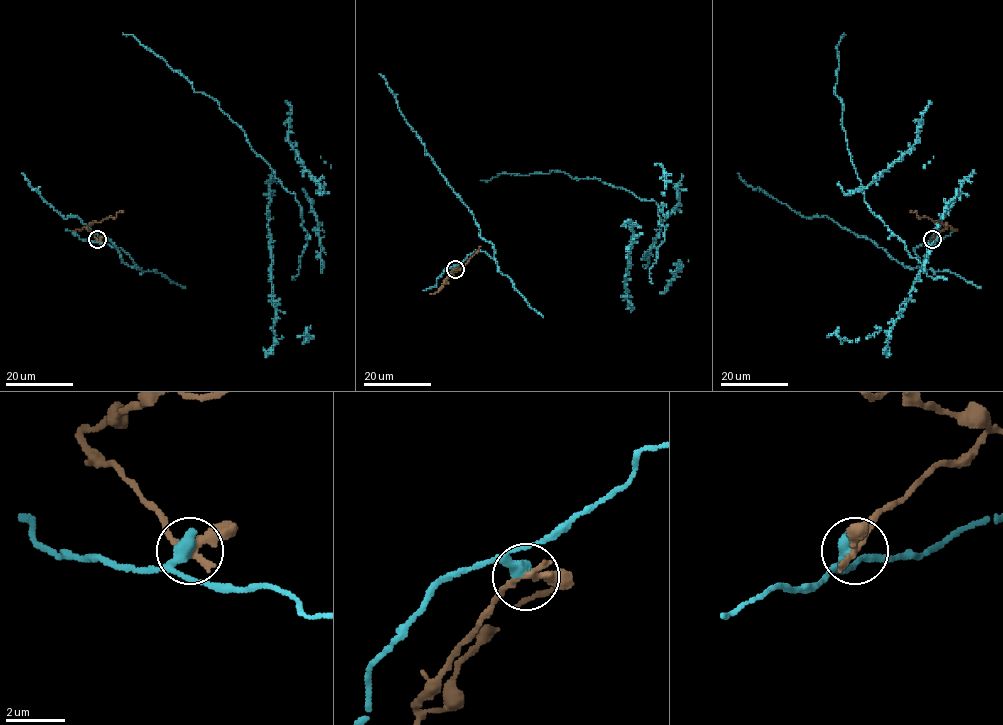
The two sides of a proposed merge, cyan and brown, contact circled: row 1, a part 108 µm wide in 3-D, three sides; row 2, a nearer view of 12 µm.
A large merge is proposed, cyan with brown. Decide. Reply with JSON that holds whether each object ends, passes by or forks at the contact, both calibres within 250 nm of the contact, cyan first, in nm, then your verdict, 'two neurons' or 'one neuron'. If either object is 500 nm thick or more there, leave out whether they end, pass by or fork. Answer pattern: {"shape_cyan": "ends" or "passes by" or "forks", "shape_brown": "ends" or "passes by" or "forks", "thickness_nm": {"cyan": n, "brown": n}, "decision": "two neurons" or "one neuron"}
{"shape_cyan": "passes by", "shape_brown": "passes by", "thickness_nm": {"cyan": 380, "brown": 240}, "decision": "two neurons"}

